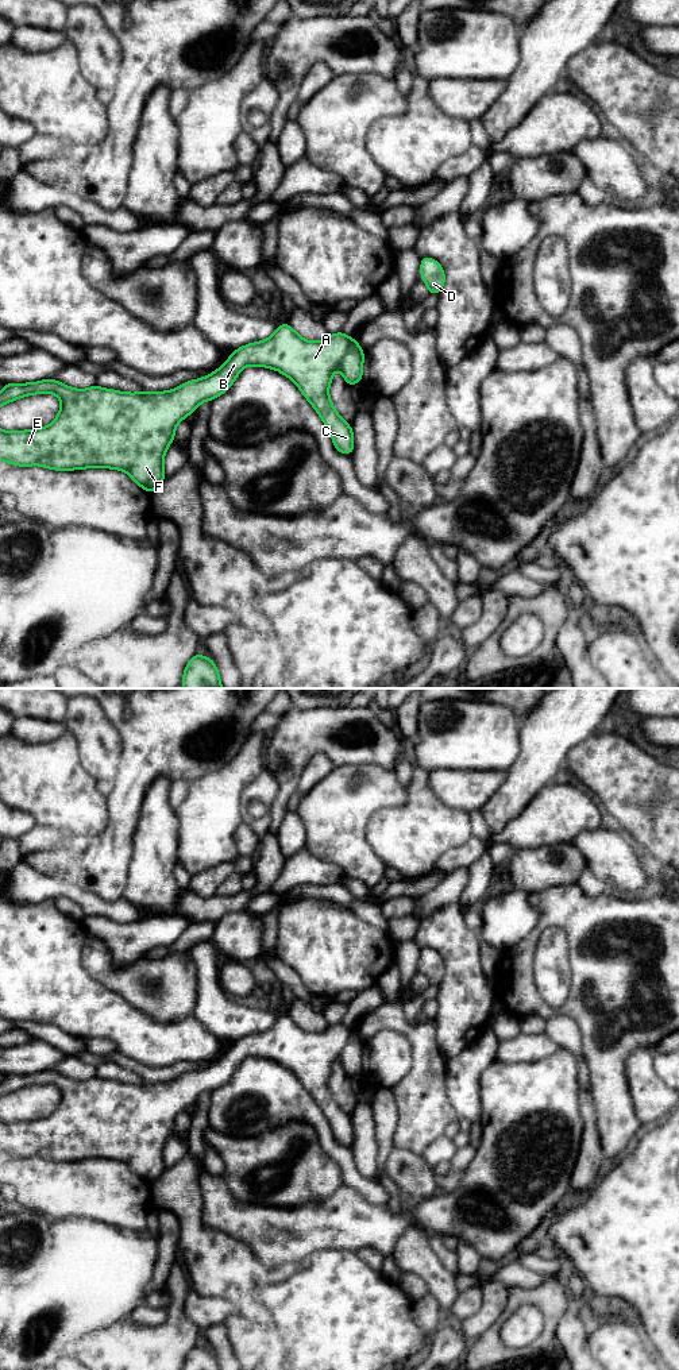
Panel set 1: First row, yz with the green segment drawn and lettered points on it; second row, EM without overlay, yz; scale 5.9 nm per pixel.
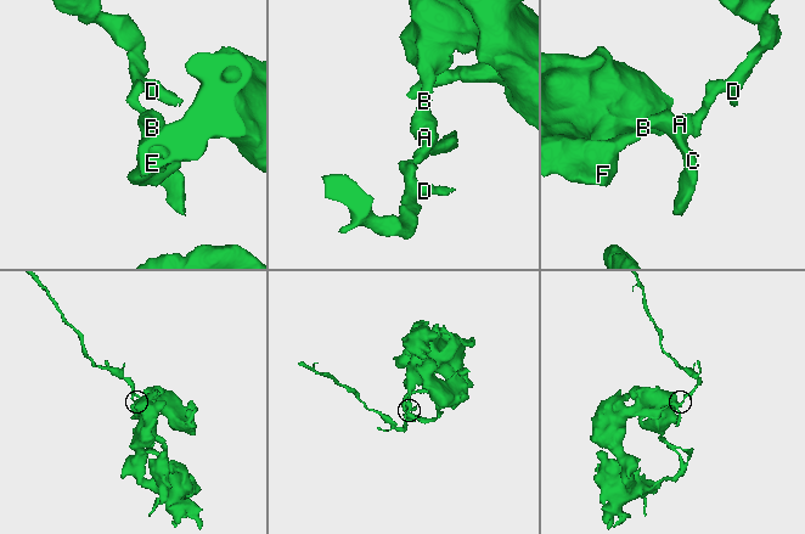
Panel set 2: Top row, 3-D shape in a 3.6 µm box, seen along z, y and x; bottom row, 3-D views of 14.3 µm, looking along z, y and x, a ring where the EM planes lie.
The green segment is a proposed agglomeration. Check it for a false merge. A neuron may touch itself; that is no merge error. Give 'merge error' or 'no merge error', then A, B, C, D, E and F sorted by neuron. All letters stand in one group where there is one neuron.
merge error | A B C E F / D

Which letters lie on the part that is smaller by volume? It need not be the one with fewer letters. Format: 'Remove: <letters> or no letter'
Remove: D

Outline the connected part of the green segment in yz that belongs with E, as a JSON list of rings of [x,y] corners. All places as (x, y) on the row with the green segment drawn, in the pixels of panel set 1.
[[[283,323],[266,340],[235,350],[212,374],[185,382],[169,391],[124,393],[97,385],[81,390],[69,387],[54,378],[31,383],[7,383],[0,391],[0,406],[31,394],[53,393],[59,398],[61,409],[47,427],[15,432],[0,429],[0,460],[20,467],[38,464],[58,471],[92,467],[121,470],[143,490],[153,493],[166,479],[163,458],[174,440],[177,424],[194,413],[201,402],[224,394],[246,366],[269,367],[290,378],[321,417],[335,448],[340,454],[352,455],[352,428],[339,416],[328,394],[332,375],[340,367],[350,340],[347,333],[337,332],[321,341],[308,341]]]

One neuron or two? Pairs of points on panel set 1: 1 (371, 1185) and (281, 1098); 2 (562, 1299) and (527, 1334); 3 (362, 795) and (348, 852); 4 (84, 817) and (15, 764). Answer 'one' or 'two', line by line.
1: one
2: two
3: one
4: one

